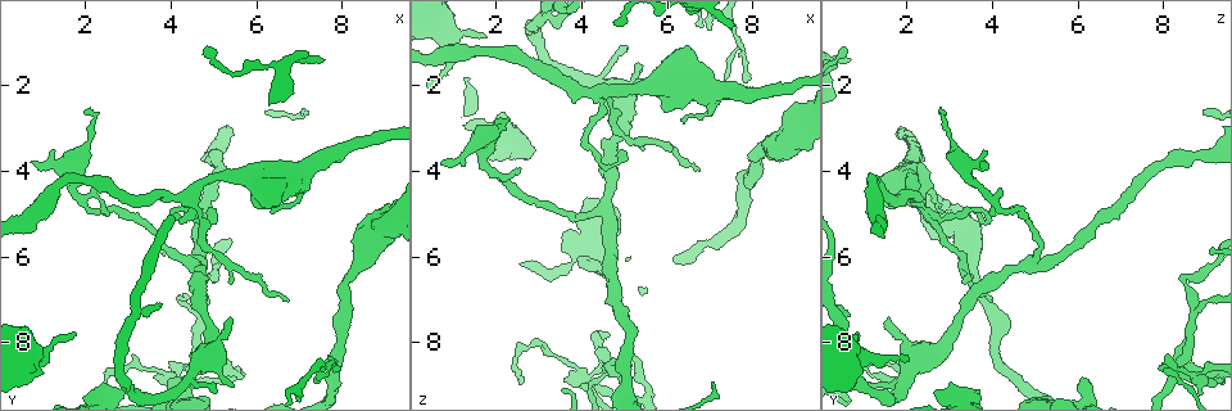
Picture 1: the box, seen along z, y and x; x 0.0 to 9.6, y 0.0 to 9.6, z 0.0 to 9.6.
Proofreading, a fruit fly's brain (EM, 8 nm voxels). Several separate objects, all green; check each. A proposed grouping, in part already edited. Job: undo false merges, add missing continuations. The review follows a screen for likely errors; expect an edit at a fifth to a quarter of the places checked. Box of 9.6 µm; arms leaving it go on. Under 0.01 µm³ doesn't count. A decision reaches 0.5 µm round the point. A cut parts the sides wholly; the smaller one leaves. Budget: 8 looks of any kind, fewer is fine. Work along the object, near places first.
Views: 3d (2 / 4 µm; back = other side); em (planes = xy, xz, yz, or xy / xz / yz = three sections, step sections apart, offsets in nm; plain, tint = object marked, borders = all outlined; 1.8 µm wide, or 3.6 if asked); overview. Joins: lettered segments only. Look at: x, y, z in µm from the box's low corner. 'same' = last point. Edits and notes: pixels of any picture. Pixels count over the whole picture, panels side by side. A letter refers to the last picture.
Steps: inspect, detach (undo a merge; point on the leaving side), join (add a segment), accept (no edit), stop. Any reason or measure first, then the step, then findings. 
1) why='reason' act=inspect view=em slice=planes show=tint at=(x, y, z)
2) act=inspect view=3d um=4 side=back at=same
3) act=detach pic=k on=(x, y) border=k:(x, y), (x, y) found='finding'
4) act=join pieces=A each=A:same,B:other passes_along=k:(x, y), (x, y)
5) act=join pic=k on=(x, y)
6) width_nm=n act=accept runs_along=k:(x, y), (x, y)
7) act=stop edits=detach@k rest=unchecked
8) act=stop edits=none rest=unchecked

why='free end' act=inspect view=3d um=4 at=(6.40, 4.90, 2.85)

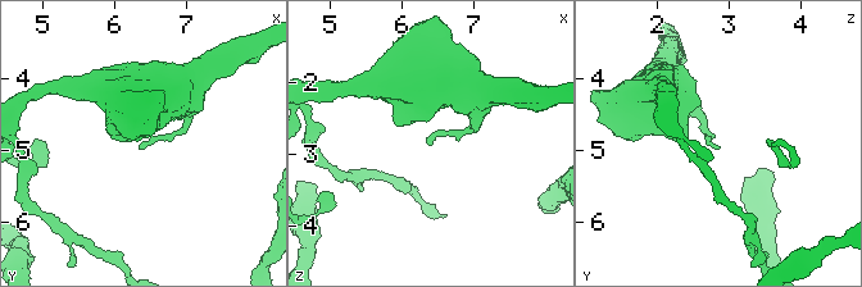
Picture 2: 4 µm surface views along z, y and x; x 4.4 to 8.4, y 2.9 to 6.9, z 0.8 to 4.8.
why='shape alone is not enough' act=inspect view=em slice=planes show=borders at=(6.35, 4.95, 2.85)

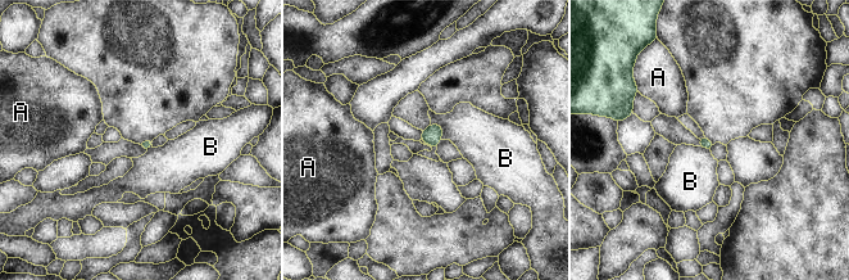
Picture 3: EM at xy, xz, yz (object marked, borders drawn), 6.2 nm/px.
act=accept each=A:other,B:other border=3:(431, 123), (441, 127), (441, 139) found='no lettered segment goes on from it'

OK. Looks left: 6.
why='an open end' act=inspect view=em slice=xy step=4 show=tint at=(7.80, 8.60, 1.90)

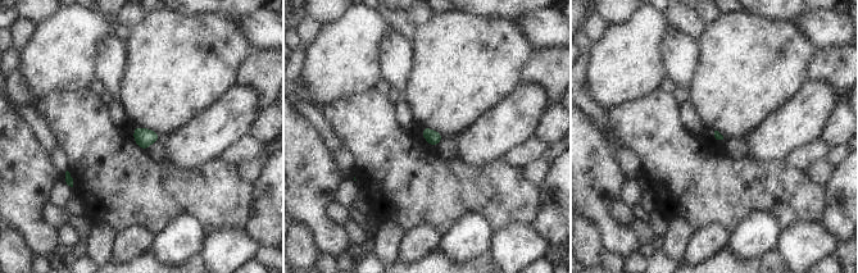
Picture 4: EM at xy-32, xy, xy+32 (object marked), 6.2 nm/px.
act=inspect view=em slice=planes show=borders at=same

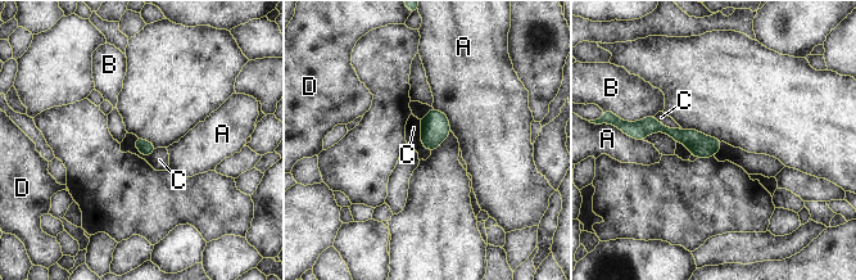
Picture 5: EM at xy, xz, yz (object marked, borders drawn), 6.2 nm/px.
longest_contact=C:220nm act=accept each=A:other,B:other,C:other,D:other runs_along=5:(639, 130), (664, 129), (698, 144), (718, 144) found='none of them fits'

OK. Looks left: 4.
why='free end' act=inspect view=3d um=4 at=(7.50, 1.35, 0.75)

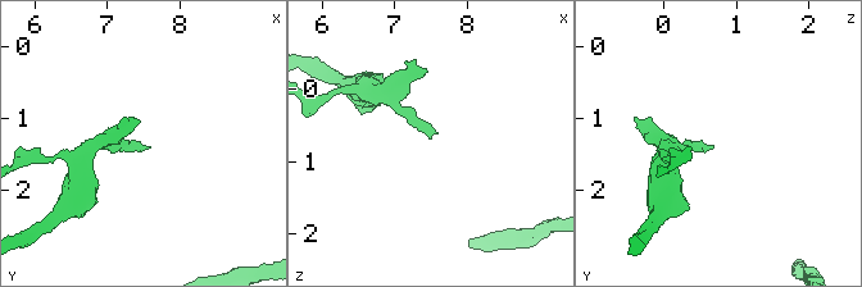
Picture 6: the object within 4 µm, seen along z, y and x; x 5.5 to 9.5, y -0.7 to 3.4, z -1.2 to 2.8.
act=inspect view=em slice=planes show=tint at=(7.50, 1.40, 0.70)

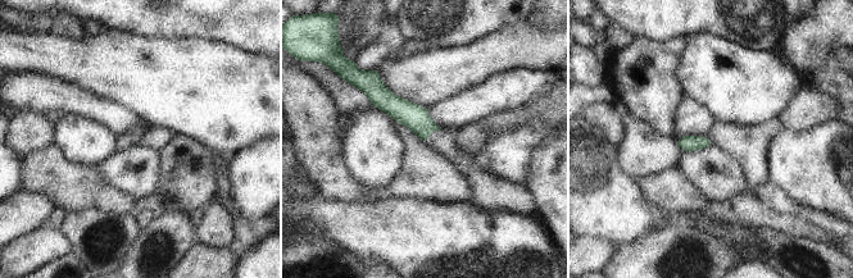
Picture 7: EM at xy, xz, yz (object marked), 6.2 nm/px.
why='see the neighbours' act=inspect view=em slice=planes show=borders at=same

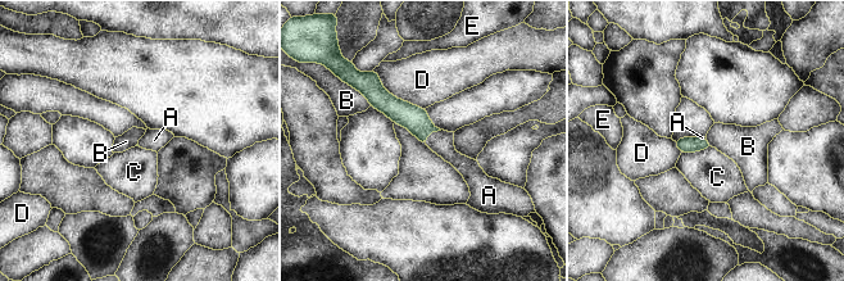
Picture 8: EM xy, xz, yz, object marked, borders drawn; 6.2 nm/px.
act=join pic=8 on=(441, 143) each=A:same,B:other,C:other,D:other,E:other passes_along=8:(413, 118), (430, 131), (441, 143) found='the neuron continues'

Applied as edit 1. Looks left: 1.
act=stop edits=join@8 rest=unchecked

